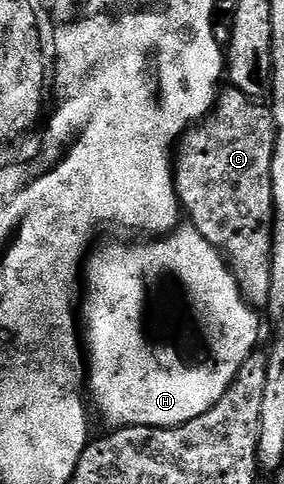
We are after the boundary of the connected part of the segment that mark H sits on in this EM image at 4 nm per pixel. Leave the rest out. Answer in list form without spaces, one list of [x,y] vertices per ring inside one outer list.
[[[178,226],[173,229],[172,232],[168,233],[164,238],[153,238],[150,244],[124,244],[121,240],[113,240],[110,244],[98,243],[96,247],[90,251],[87,259],[83,264],[83,284],[89,287],[89,297],[85,300],[85,316],[83,312],[83,324],[89,327],[89,340],[87,336],[87,386],[91,391],[91,400],[95,405],[97,403],[97,408],[101,411],[101,416],[110,425],[110,429],[116,430],[119,428],[128,428],[129,425],[134,424],[135,426],[147,426],[148,428],[177,428],[181,424],[186,424],[191,422],[195,418],[199,418],[203,414],[207,414],[207,410],[211,410],[215,406],[215,402],[219,402],[219,398],[223,398],[223,394],[231,386],[231,382],[235,378],[235,374],[239,374],[239,366],[243,366],[243,362],[255,351],[258,347],[257,335],[261,332],[261,324],[257,321],[258,313],[244,300],[241,296],[241,291],[239,286],[235,282],[232,272],[229,270],[229,265],[225,262],[225,257],[220,249],[216,248],[207,242],[207,238],[203,238],[203,234],[199,234],[199,230],[193,228],[192,226]]]

